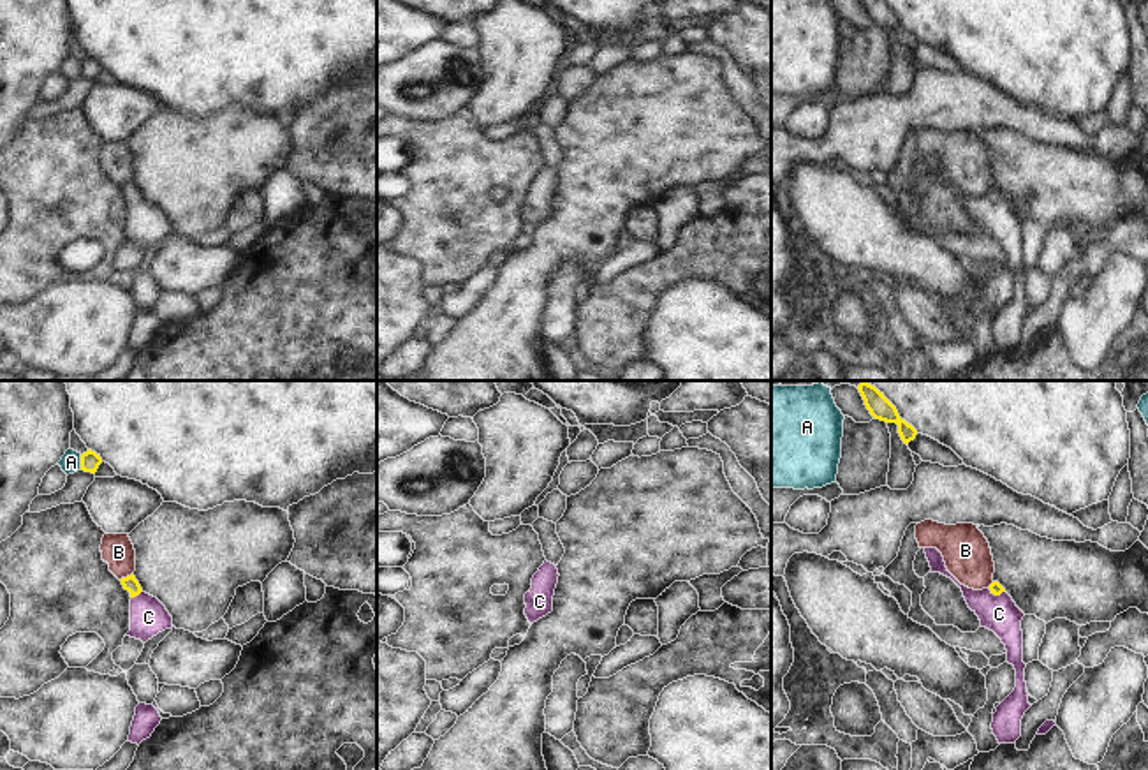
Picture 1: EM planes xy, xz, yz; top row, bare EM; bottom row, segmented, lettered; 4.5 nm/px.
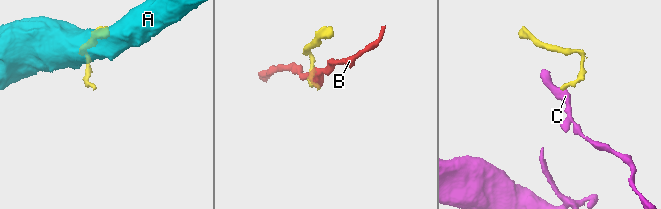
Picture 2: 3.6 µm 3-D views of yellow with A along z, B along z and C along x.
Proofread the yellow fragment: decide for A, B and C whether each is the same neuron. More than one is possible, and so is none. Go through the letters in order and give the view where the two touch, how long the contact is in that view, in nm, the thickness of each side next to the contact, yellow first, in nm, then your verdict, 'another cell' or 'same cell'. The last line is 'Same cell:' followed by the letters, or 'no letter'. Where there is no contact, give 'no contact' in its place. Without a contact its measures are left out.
A: xy | 70 nm | 90/100 nm | another cell
B: xy | 70 nm | 70/150 nm | another cell
C: xy | 60 nm | 70/170 nm | same cell
Same cell: C

